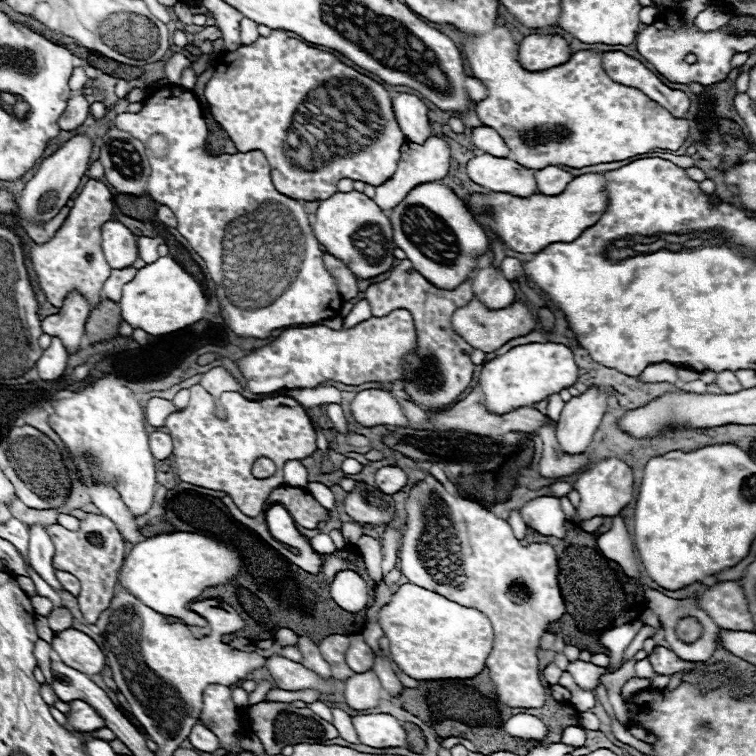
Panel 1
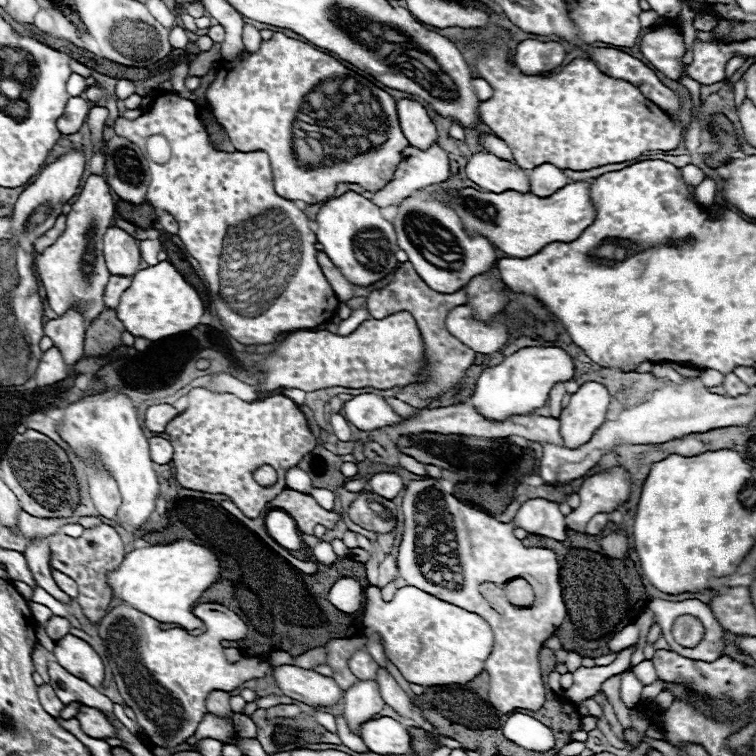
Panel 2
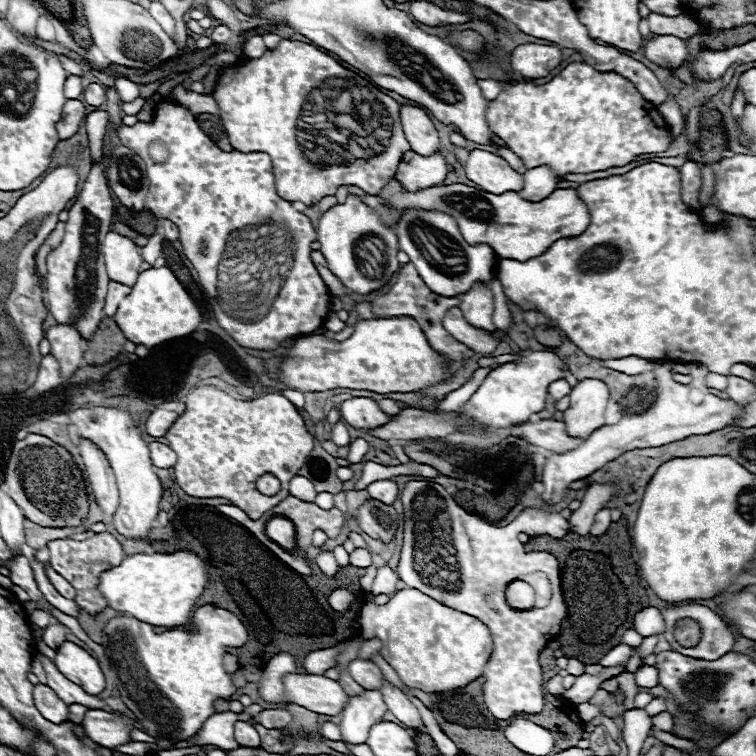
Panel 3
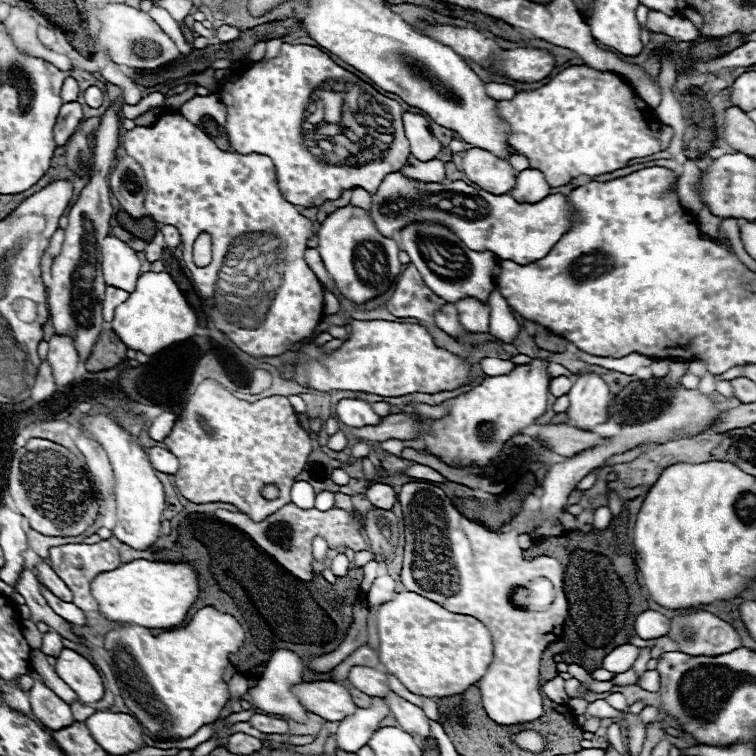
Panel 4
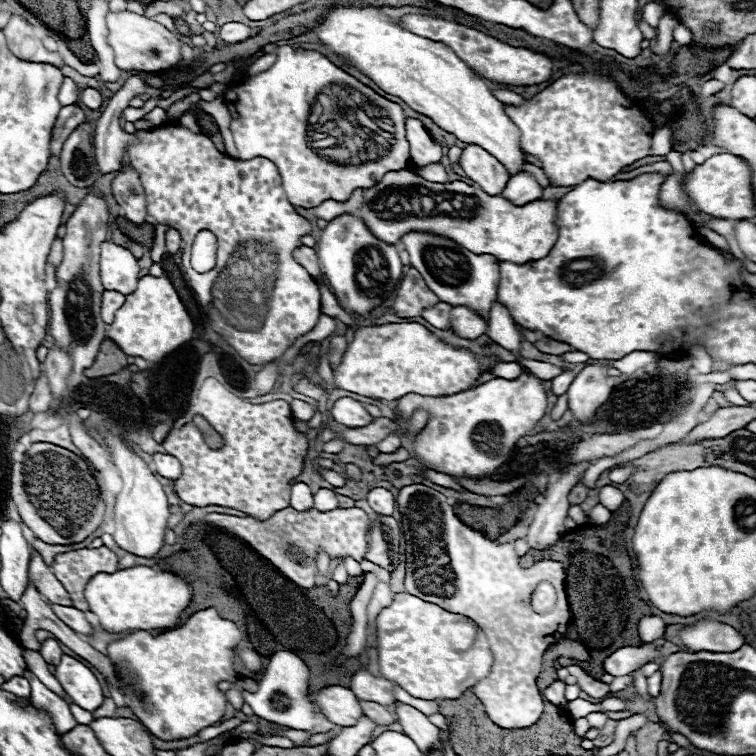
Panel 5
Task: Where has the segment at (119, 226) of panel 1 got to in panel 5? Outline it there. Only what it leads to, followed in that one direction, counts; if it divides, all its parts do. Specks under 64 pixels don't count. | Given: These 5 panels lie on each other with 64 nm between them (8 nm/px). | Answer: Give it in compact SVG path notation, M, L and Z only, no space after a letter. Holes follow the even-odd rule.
M112 240L102 242L100 252L100 278L102 286L106 290L116 290L122 294L134 292L138 284L138 260L132 256L130 250L126 250L120 244L114 244Z

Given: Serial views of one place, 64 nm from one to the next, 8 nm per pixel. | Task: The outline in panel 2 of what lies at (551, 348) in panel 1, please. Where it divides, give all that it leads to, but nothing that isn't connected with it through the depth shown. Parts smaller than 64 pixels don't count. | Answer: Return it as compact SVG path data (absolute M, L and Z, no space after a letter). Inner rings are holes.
M528 346L514 354L504 356L504 360L492 368L482 370L476 392L472 394L472 406L488 420L506 420L512 414L534 412L546 404L546 396L558 382L568 382L574 378L574 362L566 350L558 346Z

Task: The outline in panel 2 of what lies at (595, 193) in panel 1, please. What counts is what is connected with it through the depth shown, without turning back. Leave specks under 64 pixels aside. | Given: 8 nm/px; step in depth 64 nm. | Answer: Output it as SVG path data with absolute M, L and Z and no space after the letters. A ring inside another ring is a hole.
M594 178L570 182L548 198L540 198L534 194L518 194L512 190L500 194L478 192L474 188L464 188L460 192L438 190L438 198L450 202L450 206L464 222L468 234L486 236L496 248L500 248L508 256L528 258L538 254L546 244L576 240L584 232L584 228L594 222L596 208L590 198L592 182Z

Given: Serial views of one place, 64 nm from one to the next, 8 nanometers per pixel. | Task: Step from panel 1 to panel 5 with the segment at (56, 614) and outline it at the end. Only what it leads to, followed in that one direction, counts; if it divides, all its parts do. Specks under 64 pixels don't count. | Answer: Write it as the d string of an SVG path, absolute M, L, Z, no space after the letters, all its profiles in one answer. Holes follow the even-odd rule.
M54 638L44 640L44 642L42 642L42 648L40 648L38 652L42 652L44 660L46 660L48 664L54 664L54 666L56 666L58 660L62 658L62 646L60 646L58 640L54 640Z

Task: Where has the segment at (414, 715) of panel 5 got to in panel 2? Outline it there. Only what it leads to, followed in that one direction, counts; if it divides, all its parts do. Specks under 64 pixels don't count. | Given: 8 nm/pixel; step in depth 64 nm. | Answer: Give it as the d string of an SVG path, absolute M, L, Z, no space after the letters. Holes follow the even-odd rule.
M378 668L378 676L376 676L378 684L380 684L380 692L386 704L390 704L398 714L402 716L410 716L412 712L412 704L410 698L406 696L406 692L400 688L400 684L392 678L392 674L386 668Z

